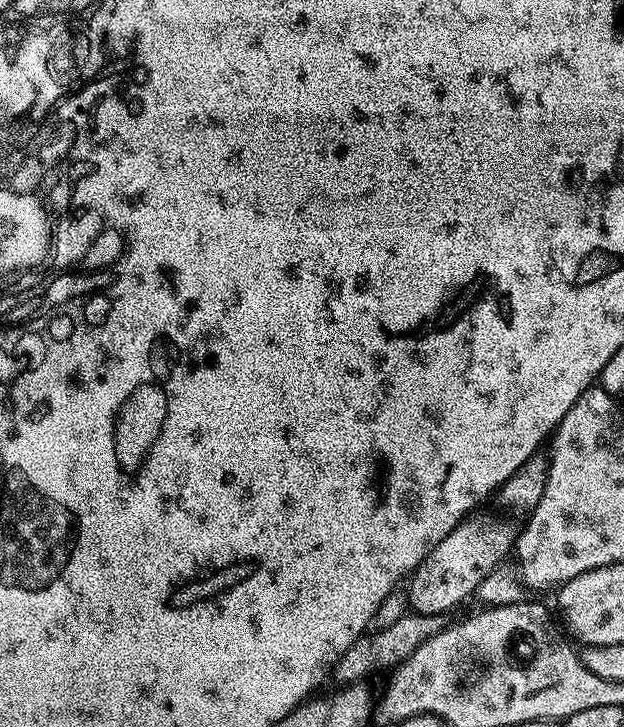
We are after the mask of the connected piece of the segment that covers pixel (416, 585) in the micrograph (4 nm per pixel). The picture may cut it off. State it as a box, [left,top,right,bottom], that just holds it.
[407,515,517,616]

